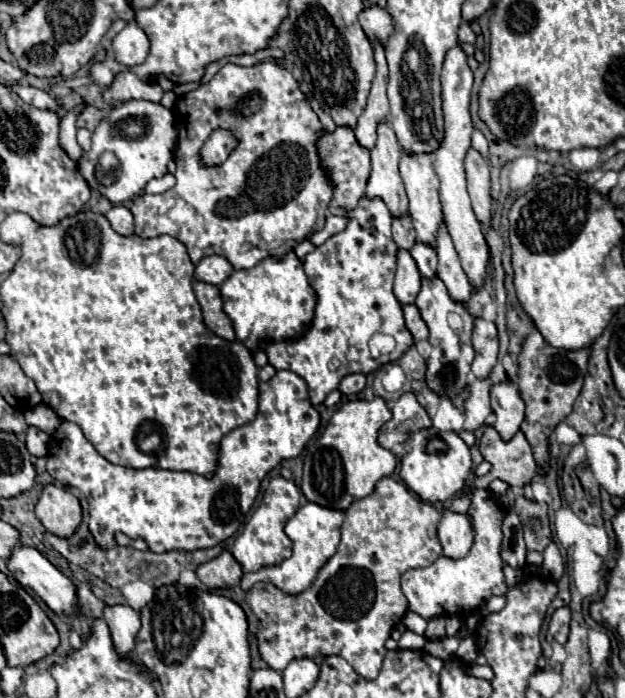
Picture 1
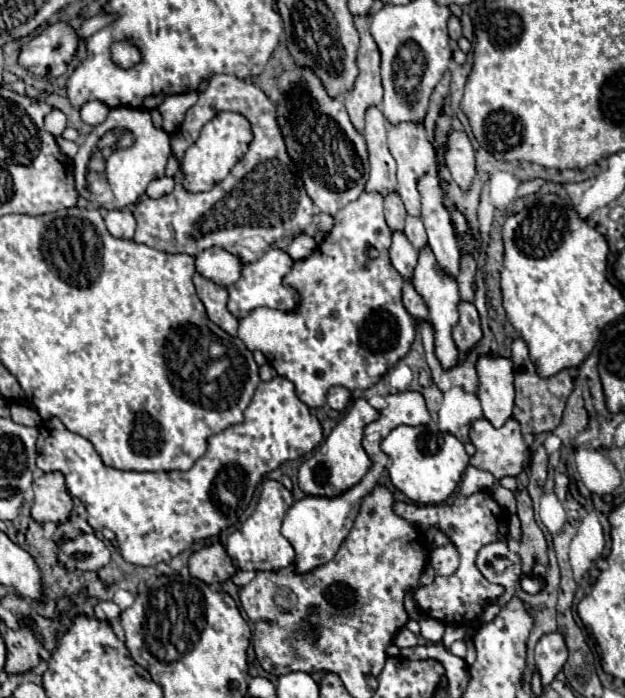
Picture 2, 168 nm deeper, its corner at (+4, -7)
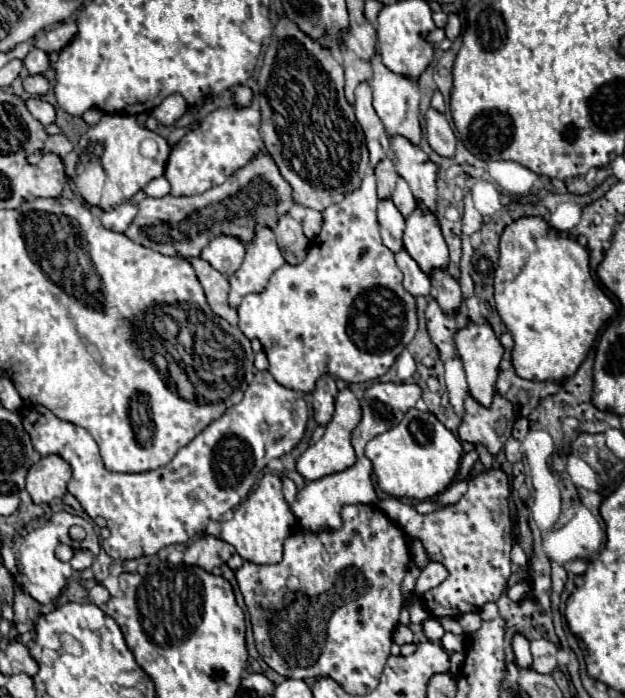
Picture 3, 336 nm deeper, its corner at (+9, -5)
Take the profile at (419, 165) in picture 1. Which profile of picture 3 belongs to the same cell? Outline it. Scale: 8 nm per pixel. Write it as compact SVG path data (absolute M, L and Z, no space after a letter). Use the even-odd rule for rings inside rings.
M380 51L374 53L372 57L372 81L370 81L370 87L372 87L372 93L374 93L374 109L376 113L380 115L384 127L386 127L386 133L388 135L404 135L406 139L410 139L412 143L420 143L420 121L418 121L418 103L420 103L420 93L418 93L418 87L416 87L416 81L412 81L408 75L398 75L398 73L392 73L384 63L382 63L382 57L380 57Z

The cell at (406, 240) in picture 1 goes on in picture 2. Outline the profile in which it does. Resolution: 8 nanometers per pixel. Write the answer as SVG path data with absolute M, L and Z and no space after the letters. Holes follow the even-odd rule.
M391 193L385 197L385 221L391 231L403 231L405 229L405 207L401 203L401 197L397 193Z

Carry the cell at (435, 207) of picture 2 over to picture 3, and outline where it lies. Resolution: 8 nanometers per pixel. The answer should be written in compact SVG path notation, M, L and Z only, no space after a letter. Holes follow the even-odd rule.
M390 137L390 155L396 163L396 171L406 179L418 203L430 211L436 211L436 165L428 155L412 145L406 137Z

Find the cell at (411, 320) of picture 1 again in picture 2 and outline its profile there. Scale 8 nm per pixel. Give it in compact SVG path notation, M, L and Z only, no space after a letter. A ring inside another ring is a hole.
M405 281L405 285L403 285L403 305L405 305L405 309L409 311L409 315L411 315L413 319L417 319L417 321L425 319L425 321L427 321L429 315L427 315L425 303L423 303L421 297L415 293L413 285L407 283L407 281Z

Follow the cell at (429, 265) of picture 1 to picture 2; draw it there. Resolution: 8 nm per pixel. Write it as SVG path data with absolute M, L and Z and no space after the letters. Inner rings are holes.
M409 217L405 219L405 235L407 239L413 243L413 247L417 247L417 251L421 251L423 247L427 247L427 239L425 239L425 227L423 227L423 221L417 219L417 217Z

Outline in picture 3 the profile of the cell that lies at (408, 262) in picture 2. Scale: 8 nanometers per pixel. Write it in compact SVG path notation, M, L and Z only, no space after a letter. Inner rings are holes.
M380 199L378 201L378 225L380 225L380 235L382 235L384 245L392 253L398 253L404 247L404 243L402 243L404 217L396 209L392 199Z

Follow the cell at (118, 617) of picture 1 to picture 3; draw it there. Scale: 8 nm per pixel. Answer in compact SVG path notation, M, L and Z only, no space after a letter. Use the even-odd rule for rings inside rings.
M96 583L96 585L88 591L88 601L94 603L94 605L98 605L98 607L102 607L108 599L110 599L110 593L108 593L108 589L106 589L104 585L100 585L100 583Z

